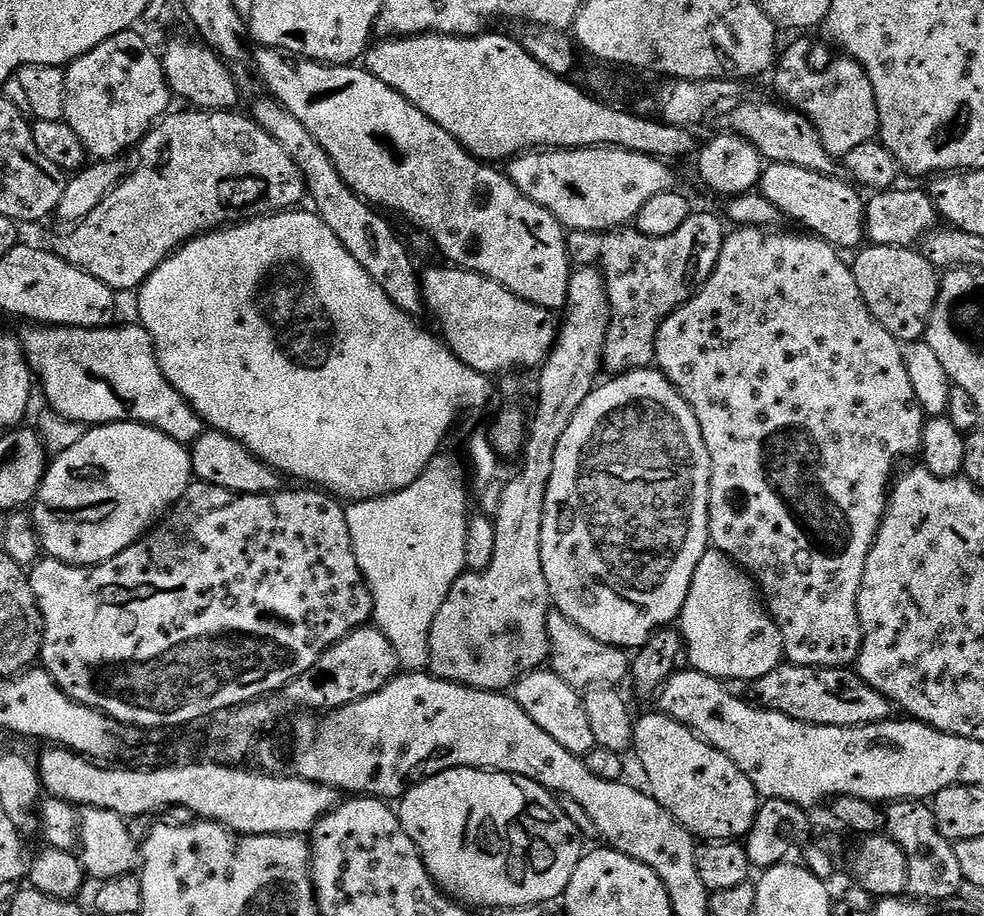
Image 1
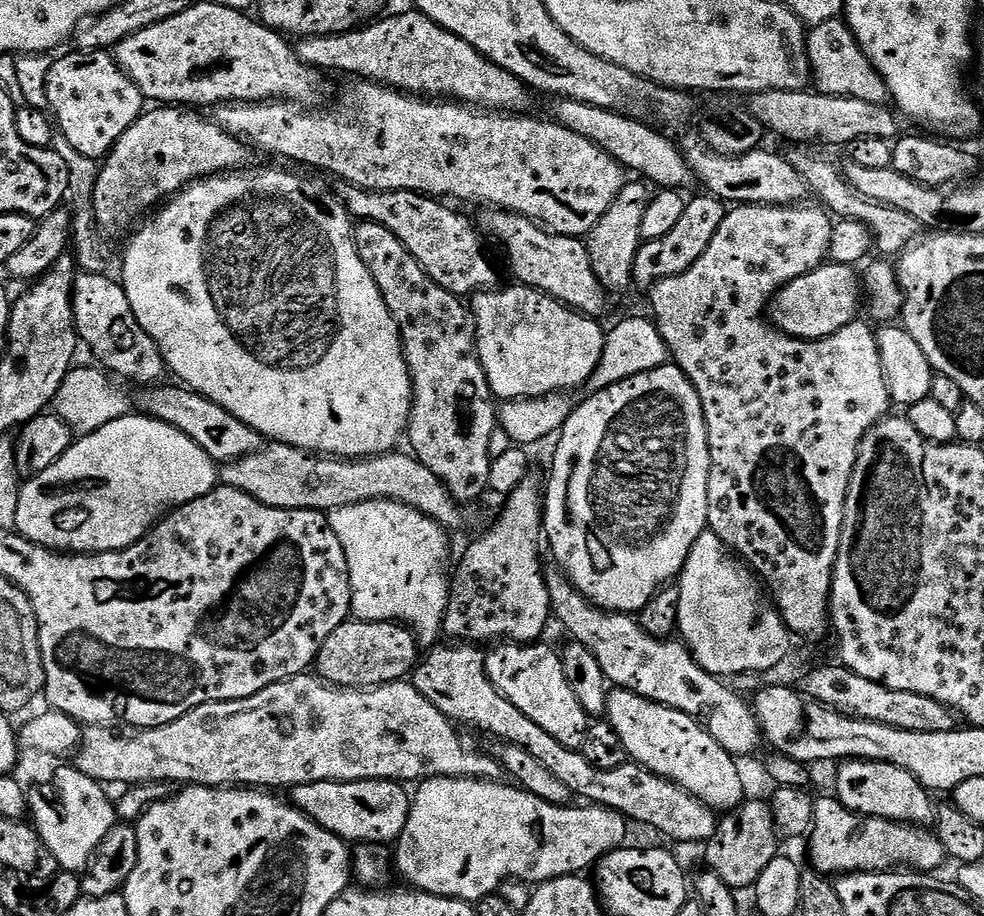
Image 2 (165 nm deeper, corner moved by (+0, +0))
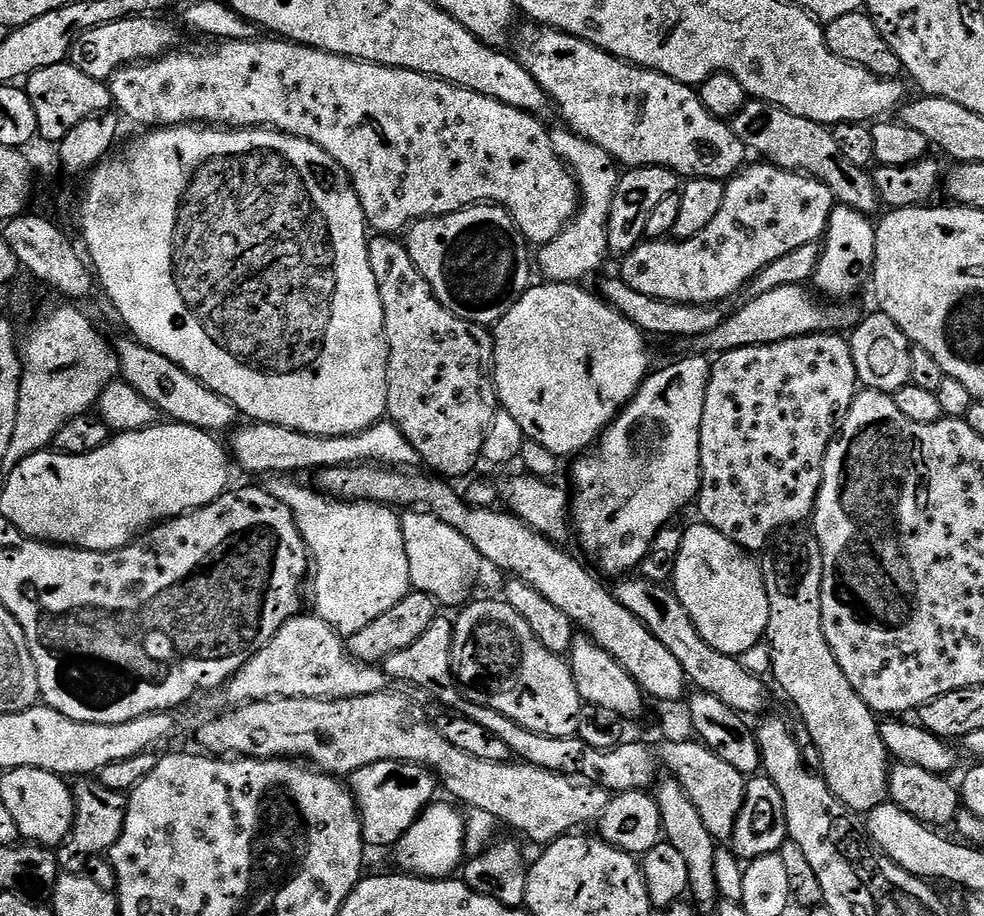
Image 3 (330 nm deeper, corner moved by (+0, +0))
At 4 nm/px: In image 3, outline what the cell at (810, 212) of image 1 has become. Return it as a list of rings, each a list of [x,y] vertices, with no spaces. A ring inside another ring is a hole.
[[[532,22],[525,23],[525,25],[525,28],[520,32],[520,41],[517,42],[516,49],[514,49],[516,59],[520,61],[522,66],[526,66],[526,70],[530,70],[530,74],[534,74],[534,82],[538,82],[538,86],[542,86],[542,90],[554,105],[555,111],[557,108],[561,118],[565,120],[561,121],[576,135],[602,146],[602,150],[606,150],[606,154],[610,154],[616,159],[617,165],[623,166],[625,169],[669,168],[671,172],[676,173],[681,178],[714,178],[725,182],[731,180],[741,168],[745,167],[746,149],[744,143],[738,138],[738,134],[734,134],[731,123],[725,122],[721,117],[712,116],[710,110],[706,110],[706,106],[702,106],[699,91],[693,85],[683,84],[674,78],[666,78],[666,74],[658,74],[649,68],[639,68],[637,64],[628,64],[582,38],[559,32],[557,28],[537,26]]]

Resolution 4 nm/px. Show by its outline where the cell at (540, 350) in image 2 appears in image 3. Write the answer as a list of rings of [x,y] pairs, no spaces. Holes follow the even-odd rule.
[[[533,283],[521,294],[518,302],[514,302],[514,306],[506,314],[506,318],[502,318],[494,326],[494,354],[492,355],[492,362],[494,365],[494,379],[496,381],[496,394],[499,407],[503,411],[509,412],[517,420],[518,426],[522,426],[524,435],[528,440],[533,440],[542,446],[546,446],[546,450],[550,450],[558,458],[572,455],[572,457],[575,457],[577,454],[591,449],[599,441],[600,437],[604,434],[604,429],[616,419],[617,414],[620,413],[620,409],[631,400],[633,394],[637,392],[641,384],[648,379],[650,367],[648,368],[647,342],[649,343],[645,333],[641,332],[638,326],[634,326],[634,322],[630,322],[630,318],[626,318],[618,310],[614,310],[597,293],[595,296],[594,293],[587,292],[584,286],[581,286],[579,283]]]

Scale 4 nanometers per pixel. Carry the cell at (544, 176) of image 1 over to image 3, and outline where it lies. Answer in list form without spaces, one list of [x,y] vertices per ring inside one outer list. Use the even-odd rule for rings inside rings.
[[[257,38],[255,40],[226,40],[213,43],[211,45],[213,48],[177,47],[175,50],[165,52],[163,56],[157,56],[154,60],[141,60],[139,64],[127,64],[125,68],[119,68],[117,72],[112,73],[110,87],[112,89],[112,102],[115,111],[119,113],[125,121],[133,120],[136,124],[148,124],[144,126],[175,126],[185,122],[211,122],[213,125],[223,126],[225,128],[270,128],[273,132],[285,132],[291,136],[302,138],[306,142],[314,142],[314,146],[326,150],[326,154],[330,154],[330,158],[334,158],[334,162],[338,162],[338,166],[342,166],[342,170],[346,170],[346,174],[350,178],[350,182],[358,194],[358,202],[364,211],[365,221],[369,229],[376,234],[400,234],[417,220],[425,220],[428,216],[445,216],[446,214],[457,212],[463,208],[470,208],[477,202],[487,202],[489,204],[499,204],[501,208],[505,208],[506,211],[510,213],[513,222],[516,223],[518,230],[524,235],[524,239],[528,241],[529,245],[543,246],[549,244],[550,241],[556,238],[560,231],[562,231],[564,227],[576,217],[576,210],[580,207],[580,188],[576,185],[576,177],[572,175],[564,161],[561,160],[560,156],[554,150],[551,131],[549,131],[547,127],[544,129],[545,121],[543,119],[534,117],[528,112],[518,110],[514,106],[506,106],[494,98],[486,98],[486,94],[478,94],[474,90],[466,90],[465,88],[458,87],[456,84],[448,84],[445,80],[438,80],[434,76],[423,76],[422,74],[411,72],[405,68],[387,68],[381,64],[368,64],[364,60],[351,60],[348,56],[335,56],[334,54],[323,52],[317,48],[310,48],[307,44],[293,44],[292,41],[283,38],[266,39],[270,40],[263,40],[263,38]]]

